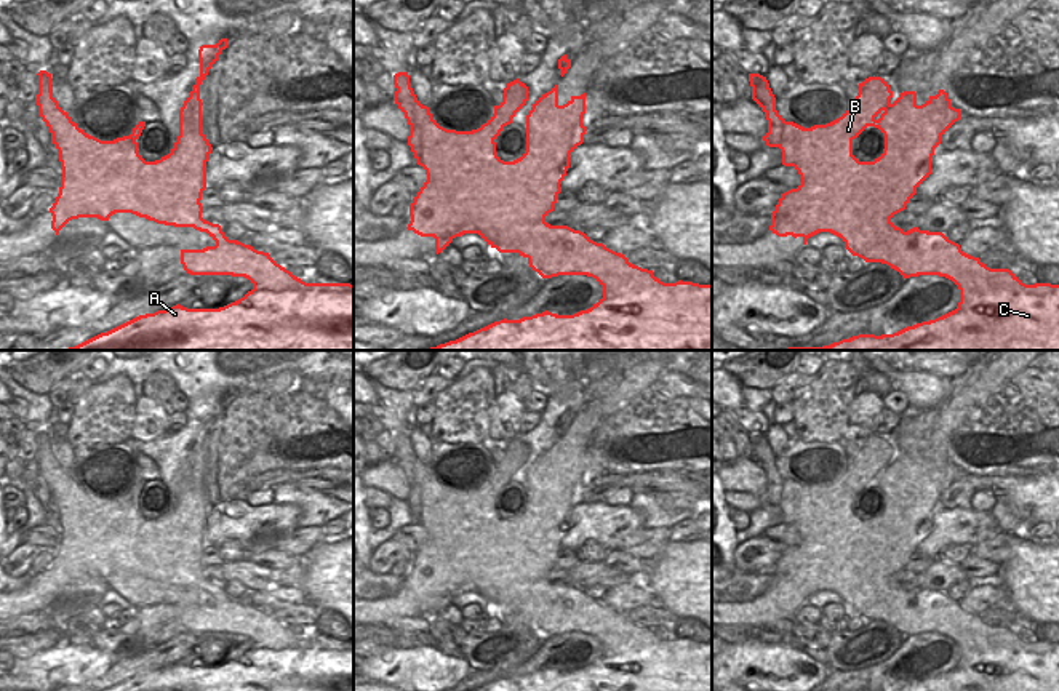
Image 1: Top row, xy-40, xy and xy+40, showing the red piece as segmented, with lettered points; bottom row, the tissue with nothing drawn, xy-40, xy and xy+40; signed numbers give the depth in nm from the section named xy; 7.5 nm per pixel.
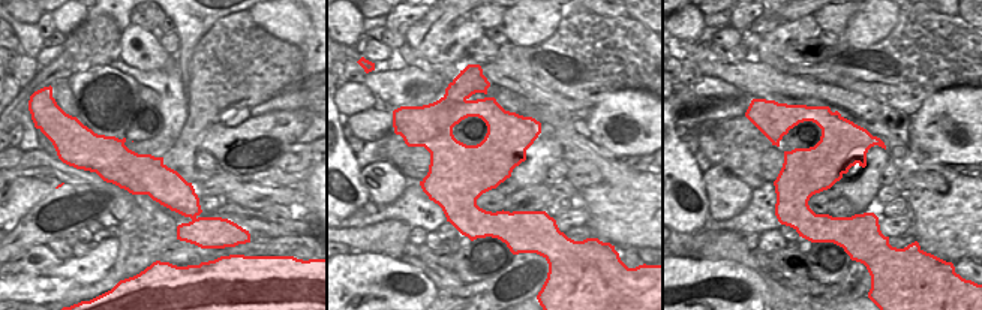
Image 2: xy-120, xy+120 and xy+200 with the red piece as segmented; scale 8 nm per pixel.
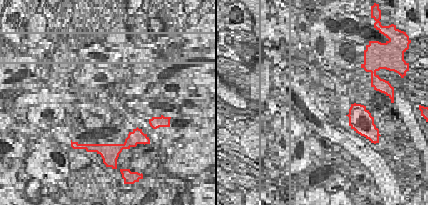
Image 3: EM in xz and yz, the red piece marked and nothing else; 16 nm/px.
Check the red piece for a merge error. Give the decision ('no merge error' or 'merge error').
merge error

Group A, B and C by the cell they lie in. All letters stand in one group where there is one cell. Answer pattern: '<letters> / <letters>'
A C / B

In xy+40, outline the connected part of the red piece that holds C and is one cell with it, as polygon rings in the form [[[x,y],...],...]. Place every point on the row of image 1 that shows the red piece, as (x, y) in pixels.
[[[891,221],[878,224],[878,232],[869,245],[849,240],[853,256],[865,262],[881,262],[897,270],[904,278],[918,275],[939,275],[952,280],[960,290],[960,302],[955,310],[929,322],[907,326],[893,334],[857,334],[822,347],[789,347],[785,350],[1059,350],[1059,285],[1022,283],[1009,269],[990,269],[979,258],[961,251],[960,245],[942,232],[928,232],[913,227],[904,232]]]

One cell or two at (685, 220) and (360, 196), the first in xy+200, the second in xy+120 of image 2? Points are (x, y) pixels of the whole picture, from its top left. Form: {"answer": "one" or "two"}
{"answer": "one"}

